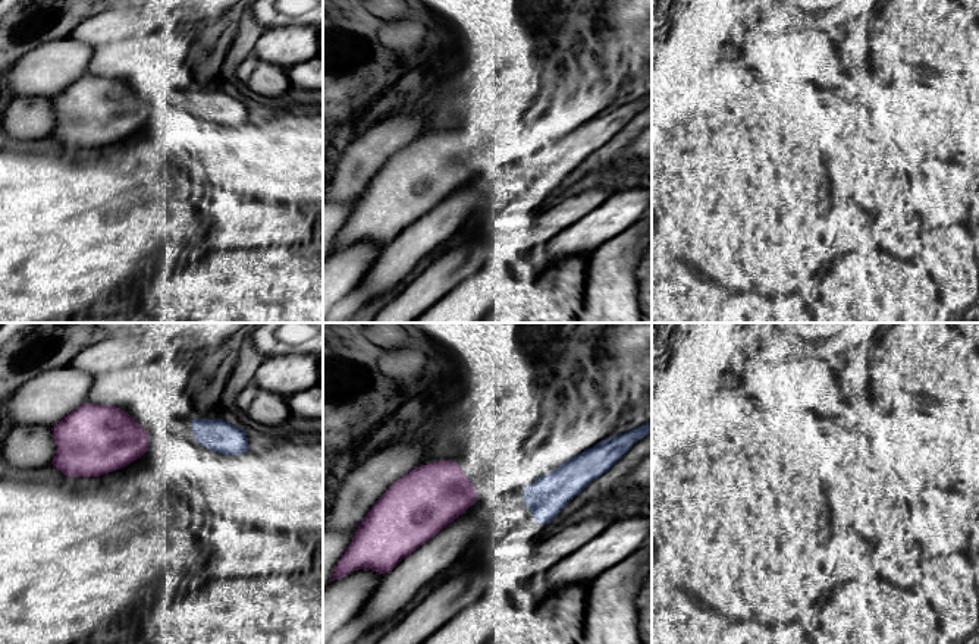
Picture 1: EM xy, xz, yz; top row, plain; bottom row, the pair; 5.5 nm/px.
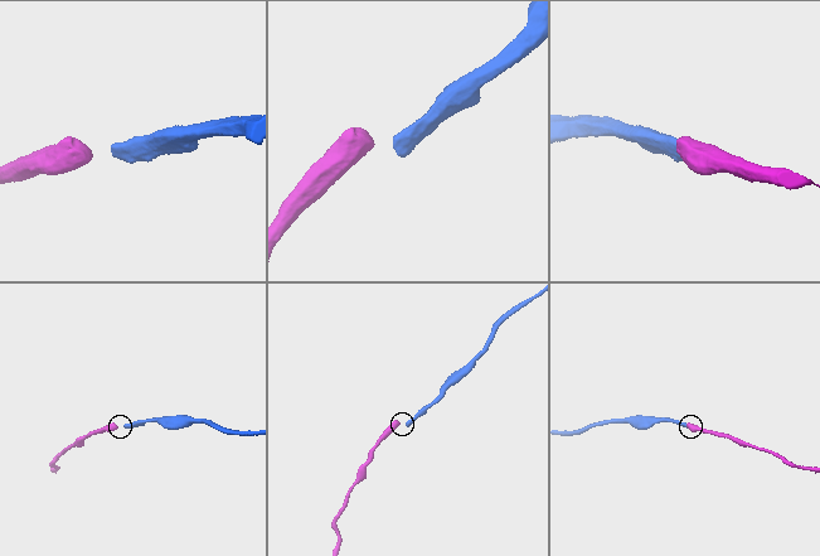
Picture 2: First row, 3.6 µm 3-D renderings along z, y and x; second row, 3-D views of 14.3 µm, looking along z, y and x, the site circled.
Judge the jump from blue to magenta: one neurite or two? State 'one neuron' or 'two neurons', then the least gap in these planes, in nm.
two neurons; gap 240 nm

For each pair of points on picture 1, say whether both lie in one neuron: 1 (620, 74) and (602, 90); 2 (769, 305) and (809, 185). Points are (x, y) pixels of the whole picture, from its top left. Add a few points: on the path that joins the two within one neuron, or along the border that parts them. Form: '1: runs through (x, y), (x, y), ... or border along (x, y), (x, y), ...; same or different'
1: border along (626, 79), (618, 82), (599, 81); different
2: border along (741, 291), (796, 294); different

